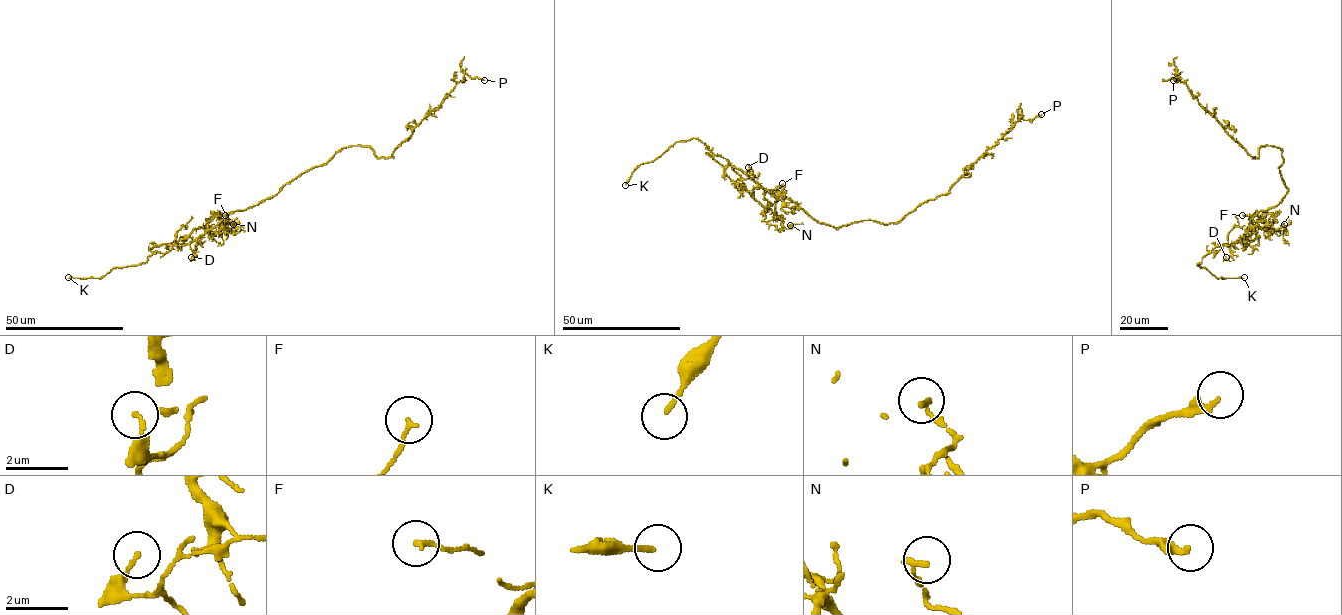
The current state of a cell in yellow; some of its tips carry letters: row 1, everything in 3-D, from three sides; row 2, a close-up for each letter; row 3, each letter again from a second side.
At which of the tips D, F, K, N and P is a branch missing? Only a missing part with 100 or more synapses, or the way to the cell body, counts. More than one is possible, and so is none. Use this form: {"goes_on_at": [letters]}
{"goes_on_at": ["K"]}

